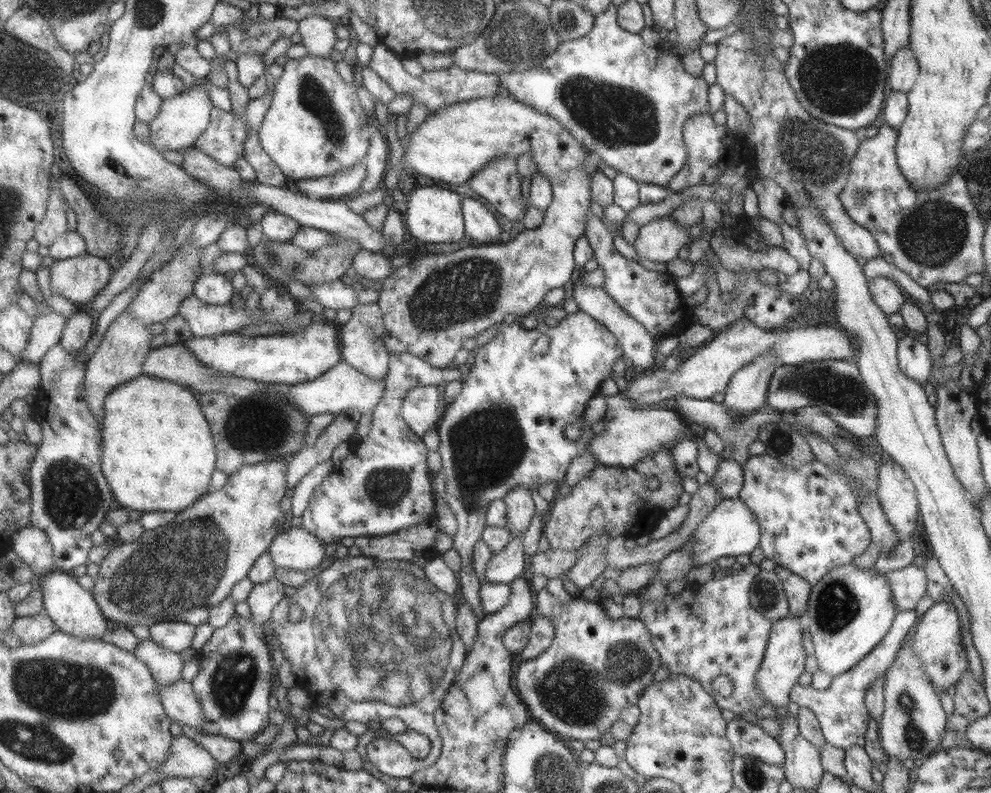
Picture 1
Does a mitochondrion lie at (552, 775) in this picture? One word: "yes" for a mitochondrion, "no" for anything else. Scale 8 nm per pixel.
yes

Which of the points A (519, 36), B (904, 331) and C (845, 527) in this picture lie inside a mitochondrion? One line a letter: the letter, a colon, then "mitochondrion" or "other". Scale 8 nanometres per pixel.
A: mitochondrion
B: other
C: other

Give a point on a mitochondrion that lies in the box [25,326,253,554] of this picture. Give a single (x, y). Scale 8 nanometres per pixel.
(72, 496)

